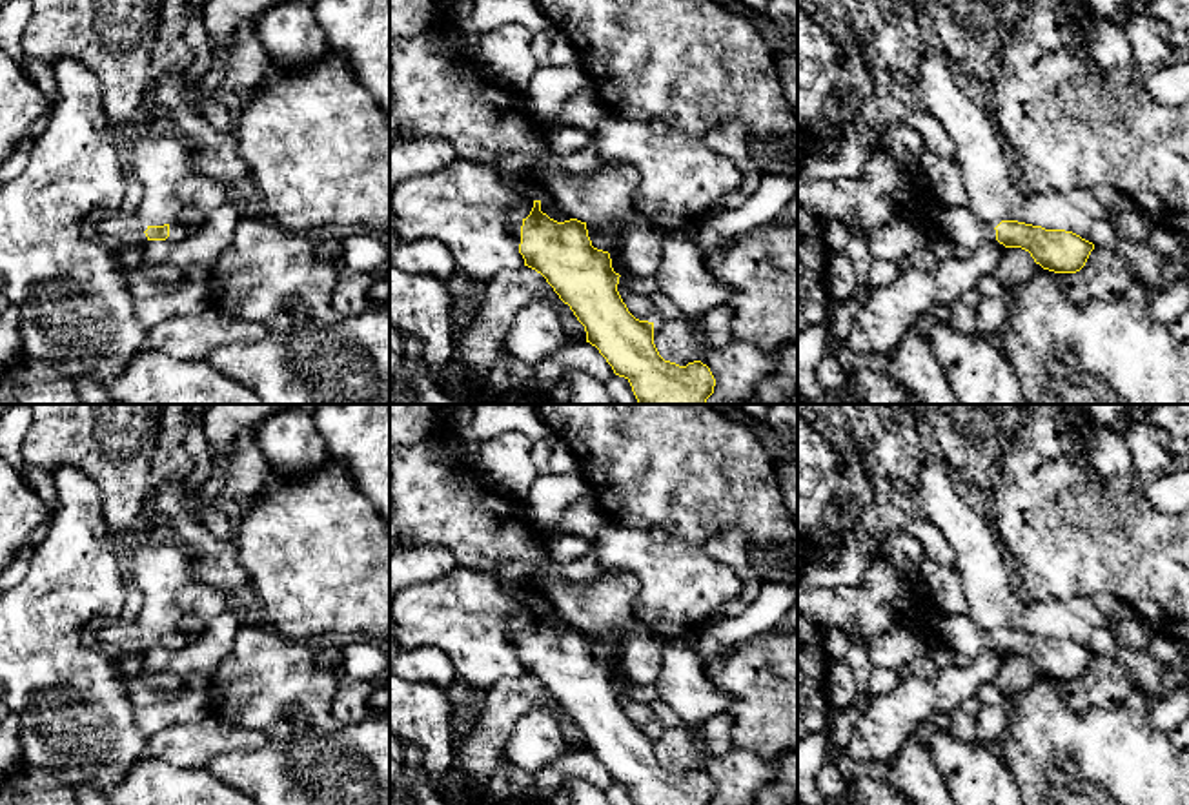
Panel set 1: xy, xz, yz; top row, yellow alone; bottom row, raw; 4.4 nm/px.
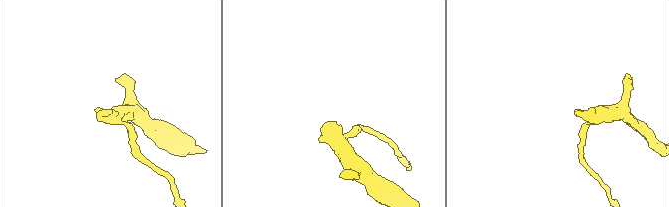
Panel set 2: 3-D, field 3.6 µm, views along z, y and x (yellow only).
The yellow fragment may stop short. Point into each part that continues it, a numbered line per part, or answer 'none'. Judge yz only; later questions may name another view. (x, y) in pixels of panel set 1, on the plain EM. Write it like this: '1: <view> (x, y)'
1: yz (958, 632)

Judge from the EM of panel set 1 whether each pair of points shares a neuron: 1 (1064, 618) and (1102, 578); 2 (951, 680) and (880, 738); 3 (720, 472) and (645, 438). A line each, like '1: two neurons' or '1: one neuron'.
1: two neurons
2: one neuron
3: one neuron

